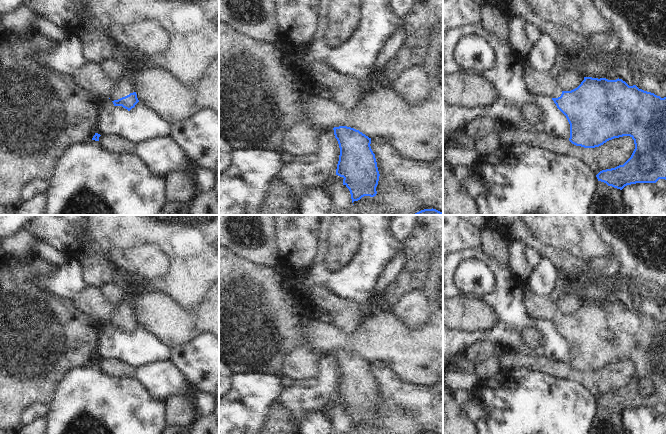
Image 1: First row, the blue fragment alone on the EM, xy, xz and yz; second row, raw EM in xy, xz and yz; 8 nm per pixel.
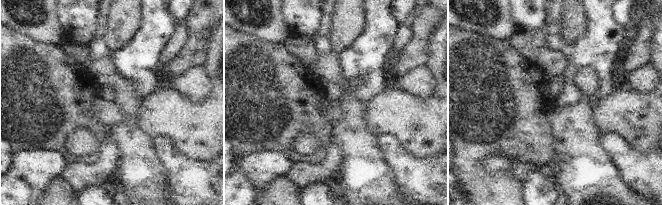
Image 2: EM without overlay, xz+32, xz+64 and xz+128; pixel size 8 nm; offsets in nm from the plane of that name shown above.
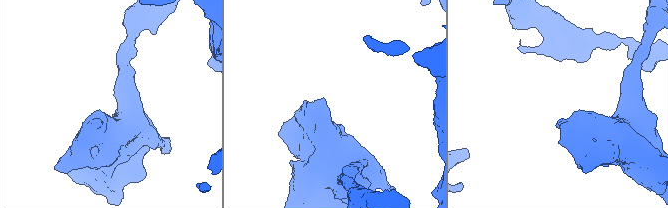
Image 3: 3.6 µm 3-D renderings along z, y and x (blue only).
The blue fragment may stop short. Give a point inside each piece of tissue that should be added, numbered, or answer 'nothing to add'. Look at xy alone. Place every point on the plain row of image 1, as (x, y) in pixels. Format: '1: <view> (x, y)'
1: xy (124, 310)

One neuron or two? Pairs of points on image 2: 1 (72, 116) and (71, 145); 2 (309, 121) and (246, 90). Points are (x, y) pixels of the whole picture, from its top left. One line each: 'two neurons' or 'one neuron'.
1: two neurons
2: one neuron

